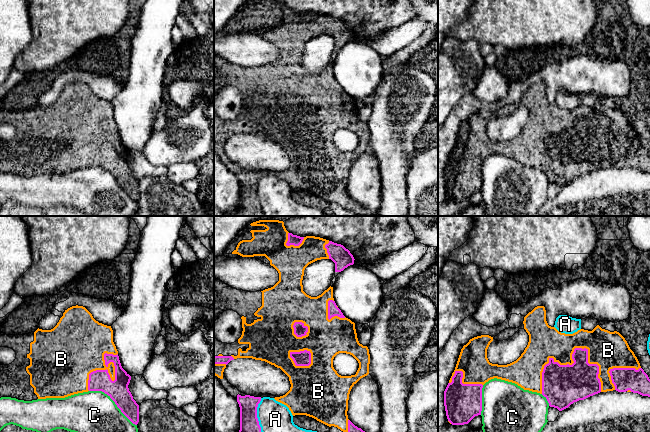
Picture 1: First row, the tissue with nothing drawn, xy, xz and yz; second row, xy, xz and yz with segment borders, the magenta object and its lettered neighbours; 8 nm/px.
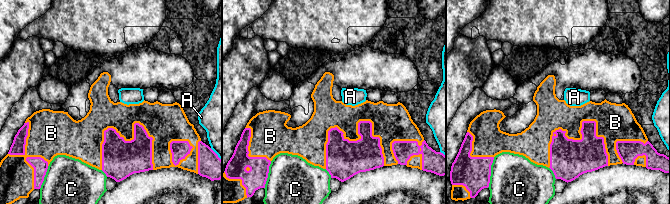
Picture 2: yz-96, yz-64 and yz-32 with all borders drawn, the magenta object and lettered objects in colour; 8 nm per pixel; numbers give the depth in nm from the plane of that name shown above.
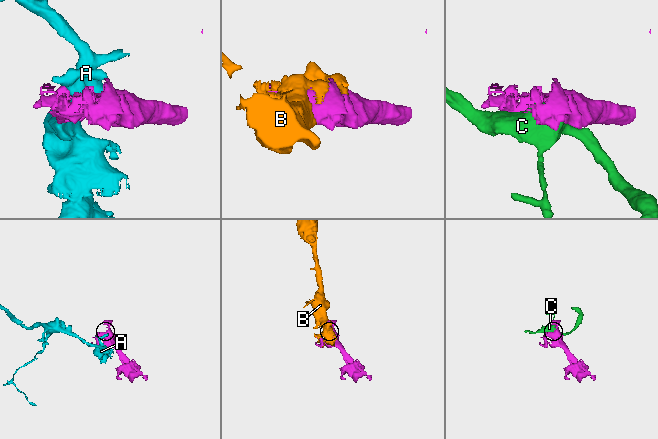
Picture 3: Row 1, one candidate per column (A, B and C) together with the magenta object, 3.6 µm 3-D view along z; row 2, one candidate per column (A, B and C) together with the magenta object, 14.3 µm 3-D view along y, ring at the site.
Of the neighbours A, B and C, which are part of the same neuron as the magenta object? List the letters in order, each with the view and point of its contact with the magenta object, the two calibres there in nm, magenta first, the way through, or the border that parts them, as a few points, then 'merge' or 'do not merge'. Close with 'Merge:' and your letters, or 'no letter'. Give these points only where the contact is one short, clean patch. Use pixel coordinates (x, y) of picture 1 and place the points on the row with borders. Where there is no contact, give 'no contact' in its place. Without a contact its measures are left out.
A: contact xz (256, 415); calibres 150 and 260 nm; do not merge
B: contact yz (557, 362); calibres 340 and 260 nm; merge
C: contact xy (114, 401); calibres 170 and 340 nm; do not merge
Merge: B

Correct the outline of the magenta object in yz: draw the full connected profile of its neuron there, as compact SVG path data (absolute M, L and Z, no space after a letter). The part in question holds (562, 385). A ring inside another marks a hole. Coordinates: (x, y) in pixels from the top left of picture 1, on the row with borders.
M537 306L529 312L523 324L529 342L521 356L510 364L489 362L487 349L493 341L489 335L474 337L463 346L444 391L444 406L450 424L468 424L475 416L481 415L483 385L494 378L542 394L549 406L559 411L600 392L627 391L650 397L650 379L619 332L610 332L597 325L592 331L580 329L573 334L561 333L548 325L544 306Z

